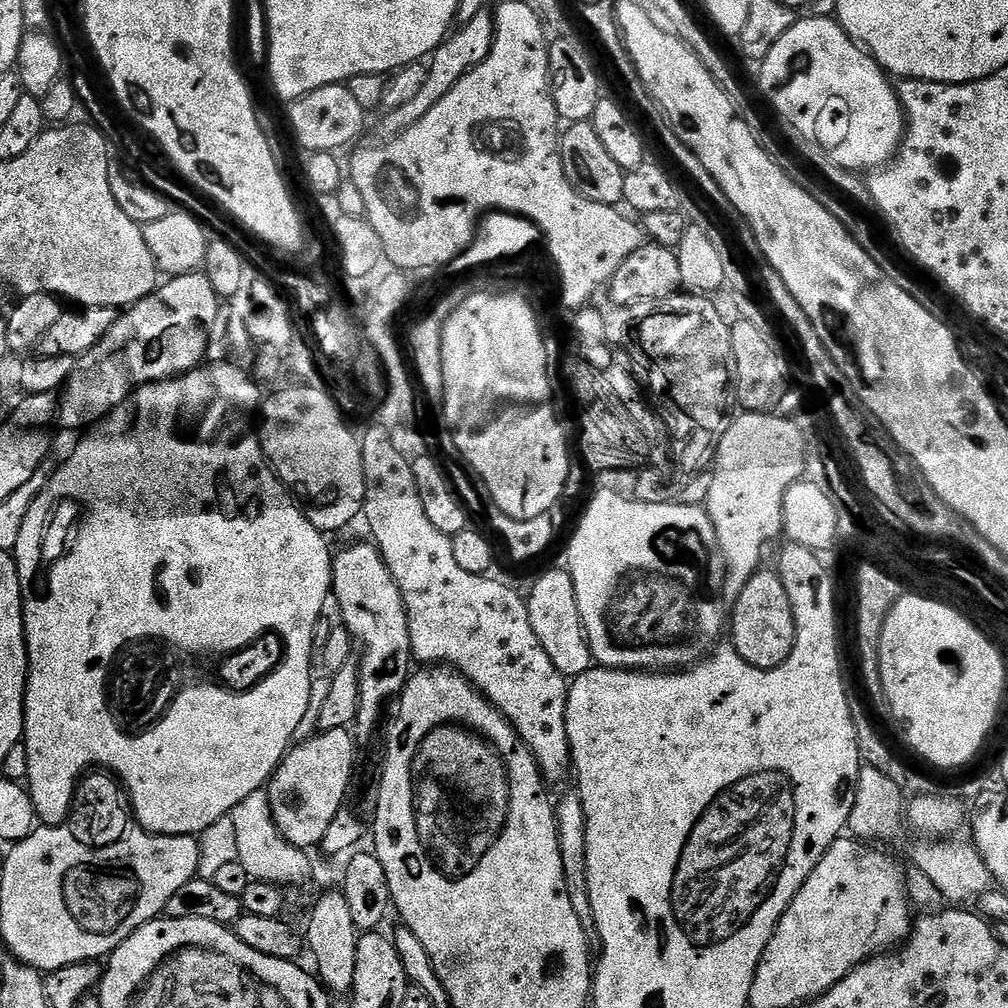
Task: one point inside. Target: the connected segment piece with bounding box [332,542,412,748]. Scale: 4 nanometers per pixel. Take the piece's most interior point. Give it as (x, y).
(370, 603)

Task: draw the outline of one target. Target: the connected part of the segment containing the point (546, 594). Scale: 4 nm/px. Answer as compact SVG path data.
M563 567L556 568L553 572L542 573L537 578L532 593L527 593L526 603L530 614L530 626L534 626L534 634L538 634L542 650L546 650L547 657L550 658L550 662L554 662L556 669L565 678L575 678L589 672L594 666L594 661L587 638L584 636L571 574Z

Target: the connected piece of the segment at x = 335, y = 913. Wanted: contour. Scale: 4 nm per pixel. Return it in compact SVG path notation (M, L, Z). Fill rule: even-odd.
M328 890L324 897L312 908L308 916L308 936L306 932L306 948L312 951L312 960L316 963L315 971L318 979L329 993L351 993L354 986L354 962L358 958L358 942L361 933L356 931L354 918L350 914L350 906L346 902L343 891Z

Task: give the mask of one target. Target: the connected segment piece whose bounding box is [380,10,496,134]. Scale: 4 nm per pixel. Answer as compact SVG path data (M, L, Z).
M488 10L479 12L475 18L470 18L470 22L460 24L445 39L444 43L439 44L435 52L432 53L430 63L427 65L428 80L422 82L422 90L418 90L418 94L414 94L414 98L410 98L410 102L402 102L402 106L387 109L383 113L385 116L381 118L380 124L388 131L388 134L404 132L410 126L414 126L418 122L418 118L426 118L426 114L430 114L433 106L438 102L442 102L444 95L467 72L474 70L474 66L478 66L488 57L492 49L492 39L495 33L494 16Z

